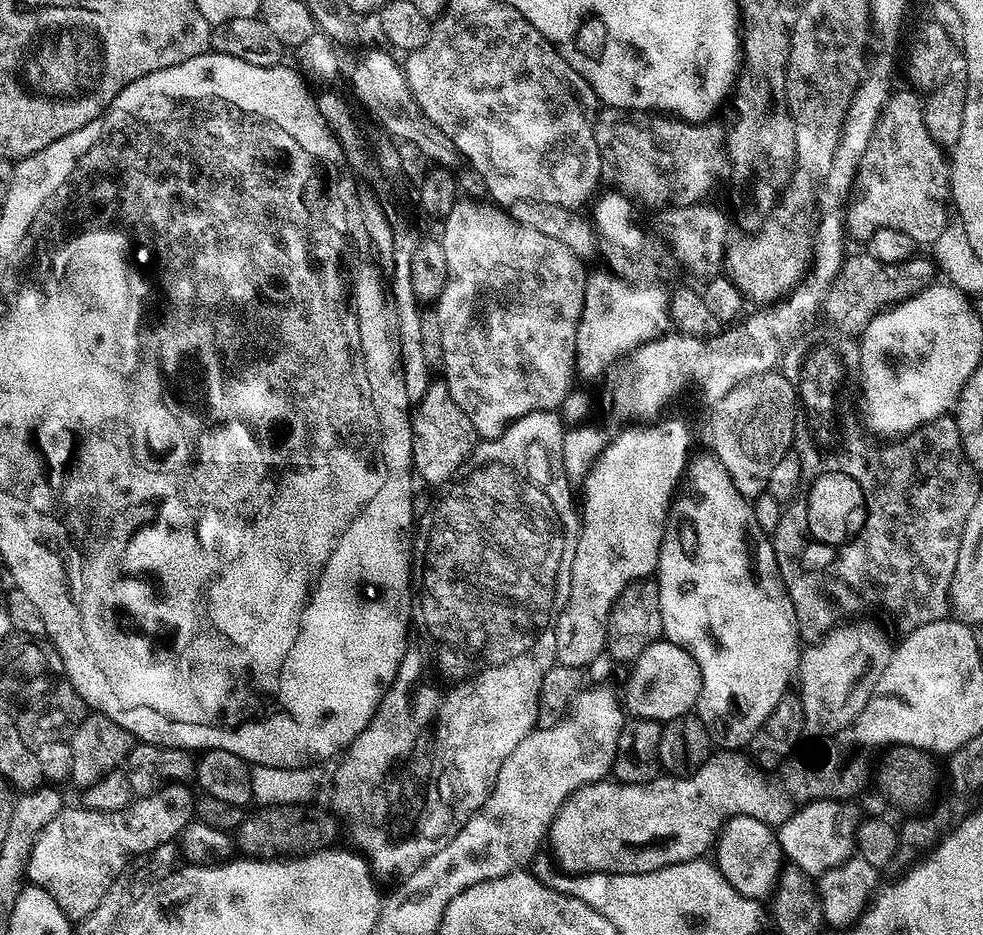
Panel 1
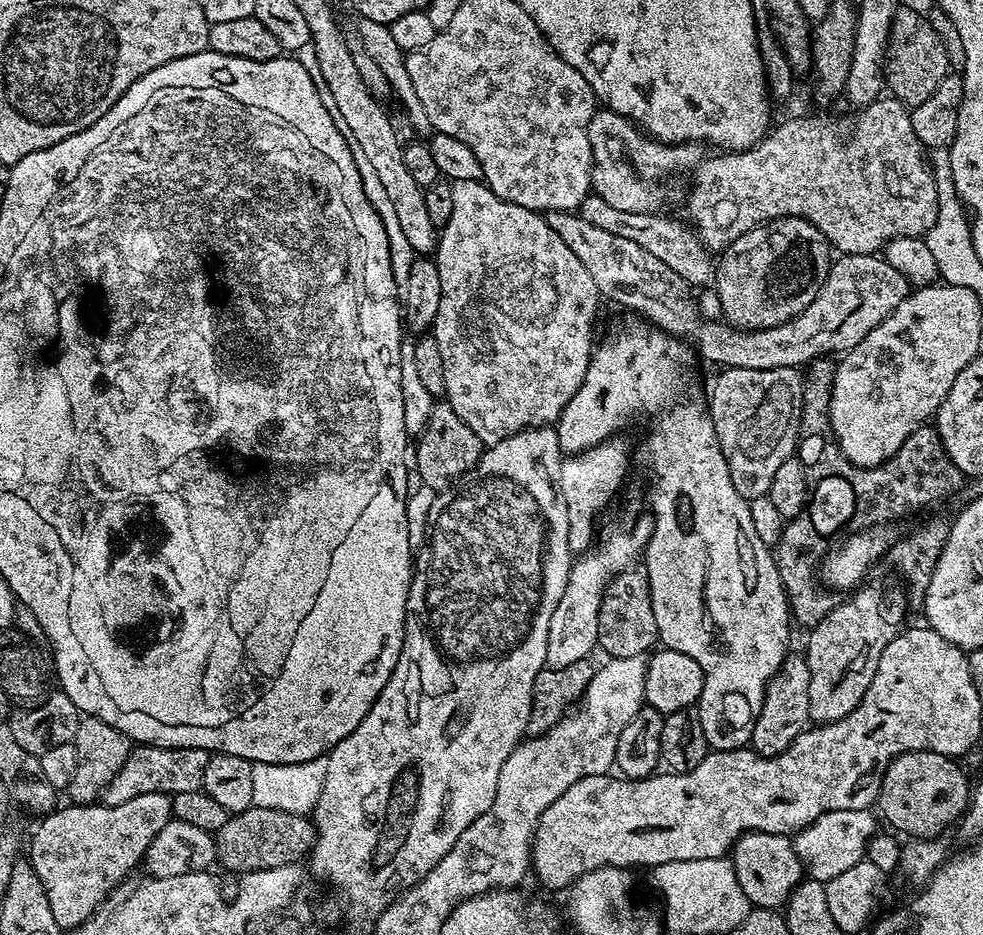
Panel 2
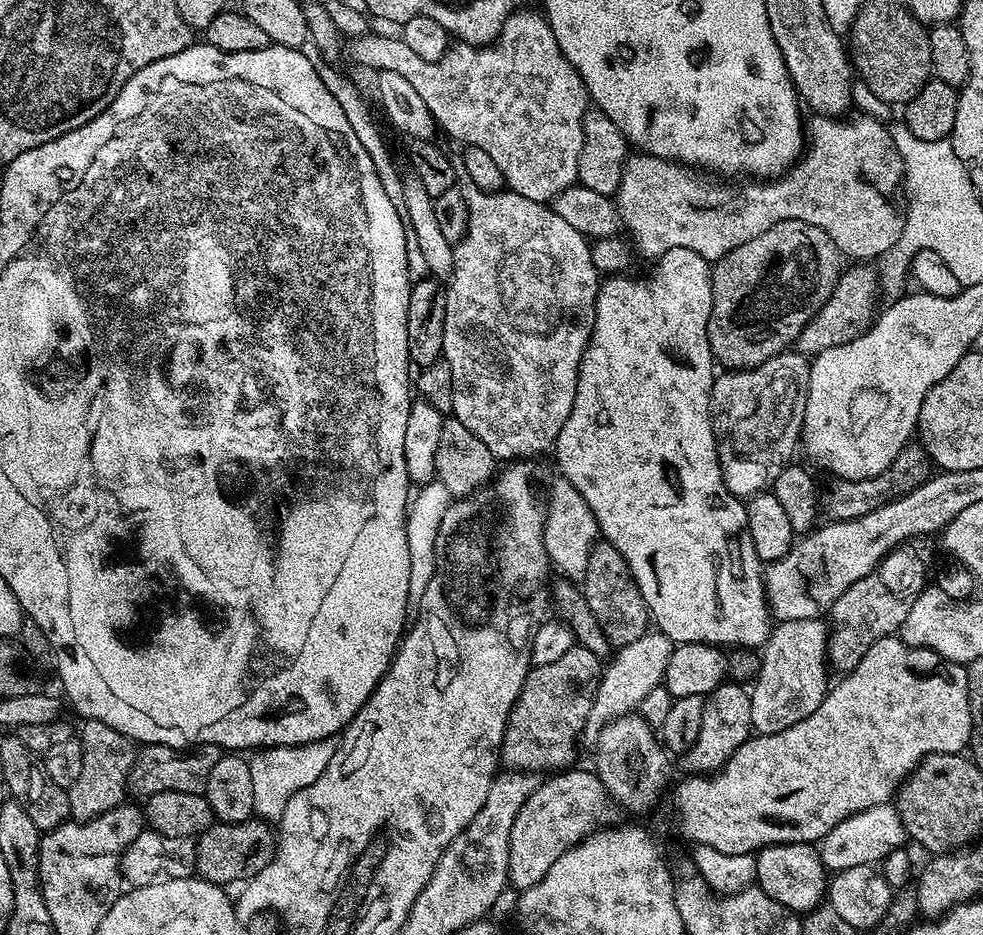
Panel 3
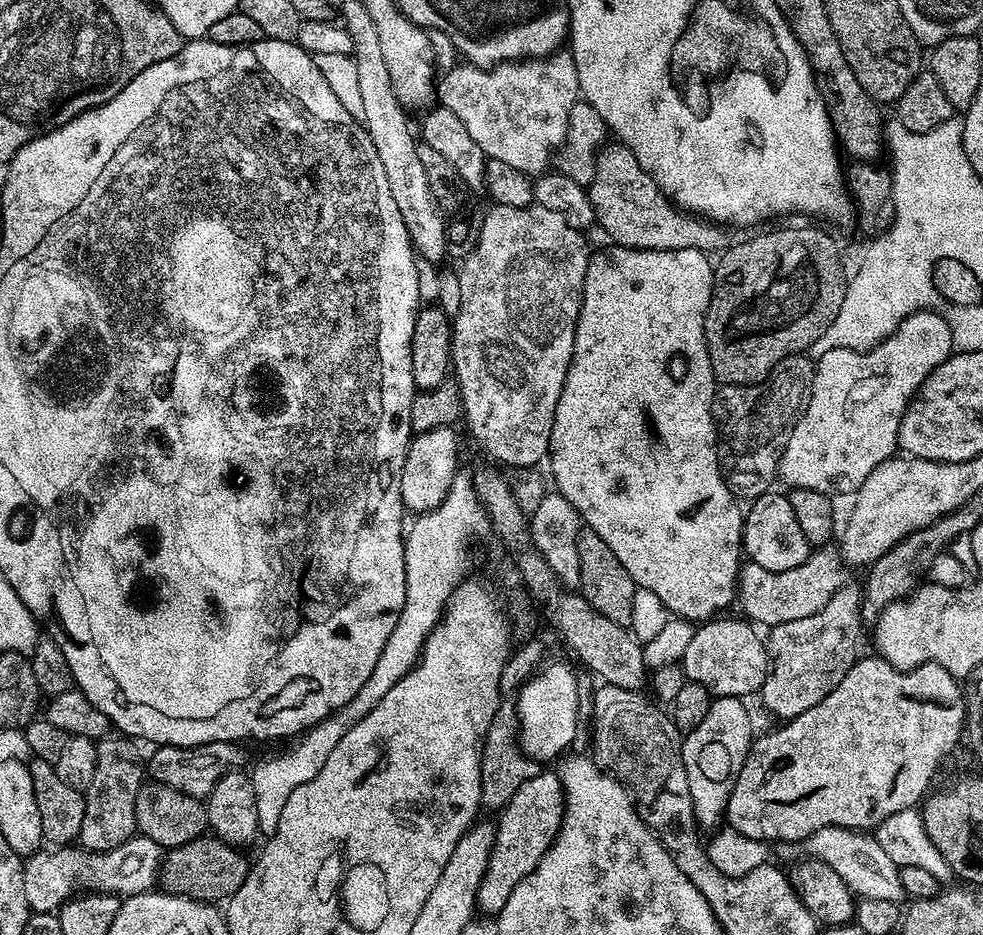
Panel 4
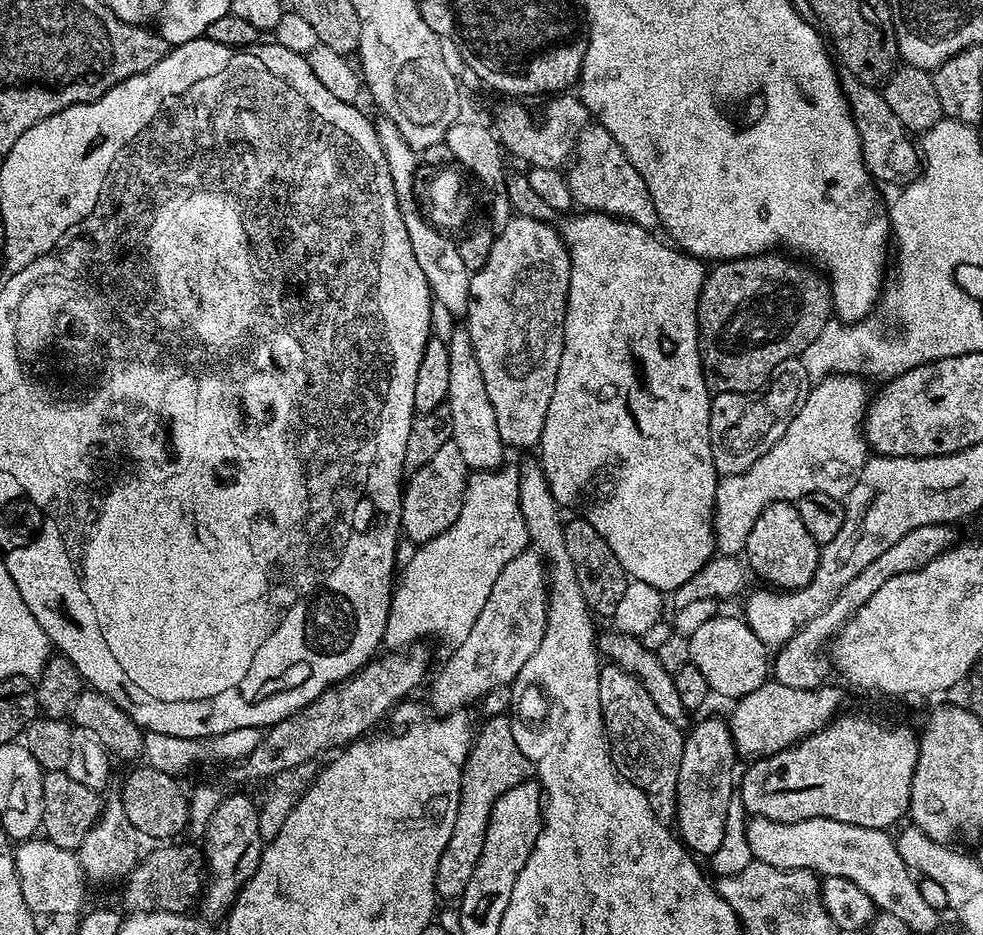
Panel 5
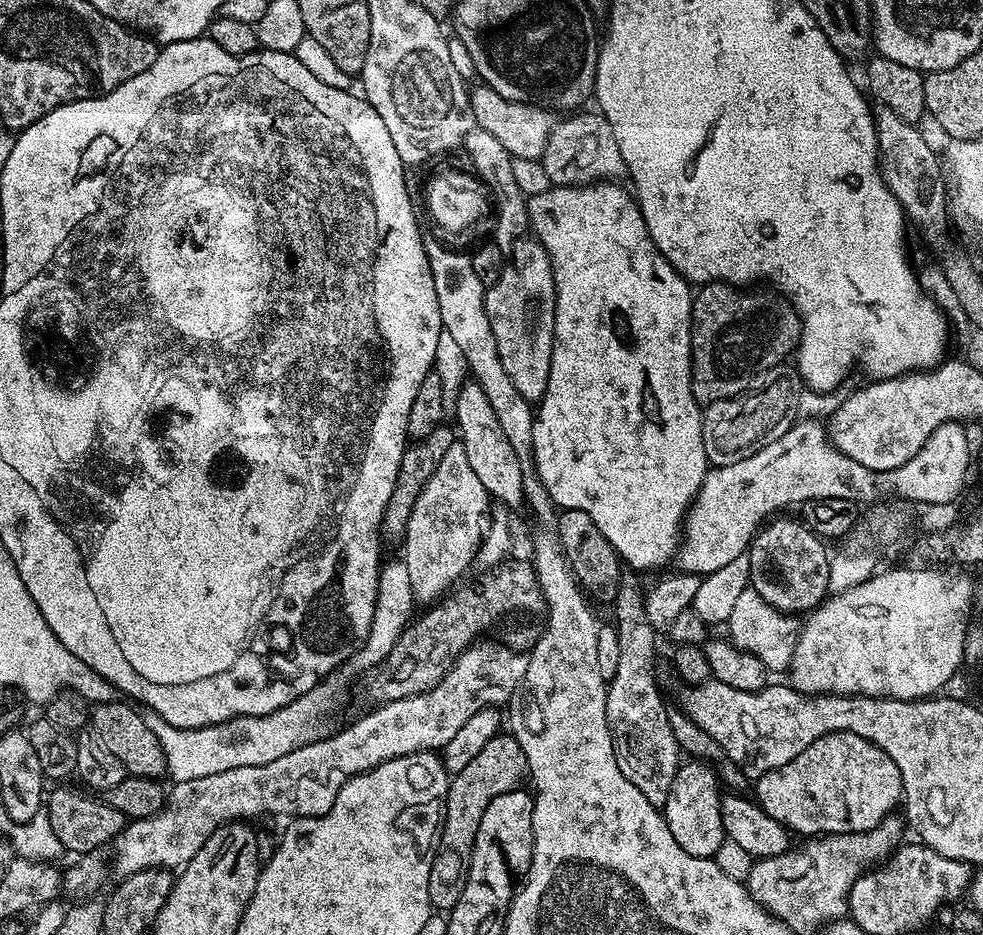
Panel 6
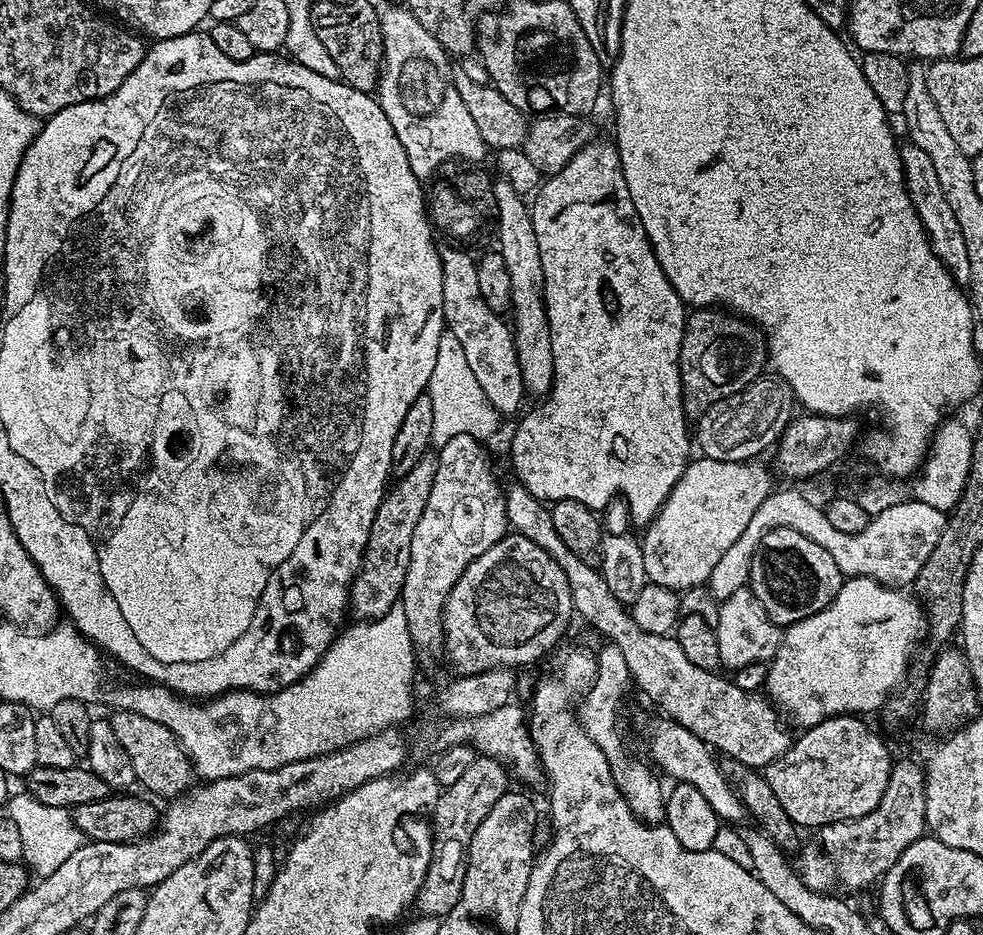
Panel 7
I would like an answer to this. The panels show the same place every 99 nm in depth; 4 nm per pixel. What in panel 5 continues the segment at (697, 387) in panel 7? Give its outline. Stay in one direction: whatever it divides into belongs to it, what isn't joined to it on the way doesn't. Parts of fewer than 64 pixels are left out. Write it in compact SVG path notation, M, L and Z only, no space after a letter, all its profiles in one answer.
M773 250L763 252L761 256L747 256L746 258L738 258L737 260L725 260L717 263L713 267L716 268L713 272L711 269L705 275L704 285L700 291L700 301L698 302L696 317L698 318L698 330L700 331L700 361L702 362L702 370L704 371L704 380L713 393L759 392L771 380L774 373L776 373L776 368L782 366L782 362L795 360L803 354L806 346L810 346L810 342L818 339L824 327L828 325L828 321L833 319L832 286L828 282L828 277L817 271L815 267L809 266L807 263L804 263L805 265L799 264L799 262L804 263L799 259L793 258L791 255L781 254L779 251Z

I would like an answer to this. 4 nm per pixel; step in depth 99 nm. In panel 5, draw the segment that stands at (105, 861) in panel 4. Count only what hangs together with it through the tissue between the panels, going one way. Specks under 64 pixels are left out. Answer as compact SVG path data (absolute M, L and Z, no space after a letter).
M33 838L19 841L14 855L16 873L20 879L22 894L26 898L26 906L37 917L64 918L60 916L72 915L75 917L85 907L83 904L86 877L84 871L80 869L77 853L73 849L54 846L46 838Z

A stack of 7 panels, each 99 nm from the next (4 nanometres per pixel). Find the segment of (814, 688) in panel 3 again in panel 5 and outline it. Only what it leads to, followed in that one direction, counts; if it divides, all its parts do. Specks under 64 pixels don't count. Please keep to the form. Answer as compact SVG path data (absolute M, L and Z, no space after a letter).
M951 524L918 526L918 530L910 530L910 534L898 538L898 542L894 542L894 546L890 546L890 550L886 550L886 554L874 558L874 562L870 562L870 566L866 566L866 570L862 570L862 574L858 574L842 590L842 594L838 594L838 598L822 614L818 614L818 618L814 618L814 622L808 622L798 634L794 634L794 638L790 638L790 642L786 642L775 653L775 683L782 686L794 686L794 690L825 687L827 680L824 679L828 676L828 668L830 672L830 664L825 657L825 661L820 657L820 651L823 648L825 651L829 647L830 641L848 623L848 619L859 608L866 606L866 602L870 602L870 598L874 598L875 592L887 580L894 578L898 574L906 574L919 568L925 568L931 560L938 558L943 552L947 552L949 548L953 547L957 543L956 530Z

